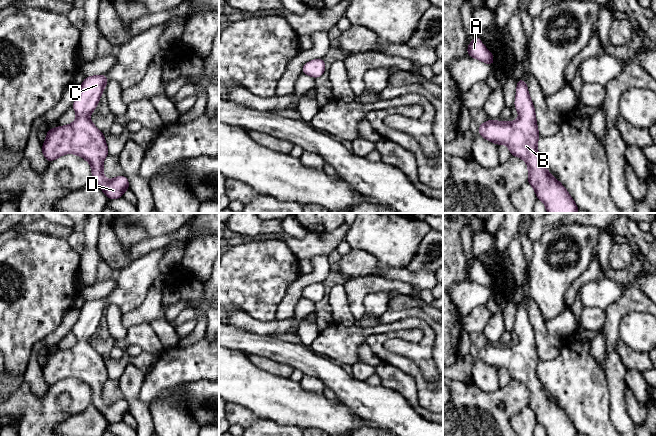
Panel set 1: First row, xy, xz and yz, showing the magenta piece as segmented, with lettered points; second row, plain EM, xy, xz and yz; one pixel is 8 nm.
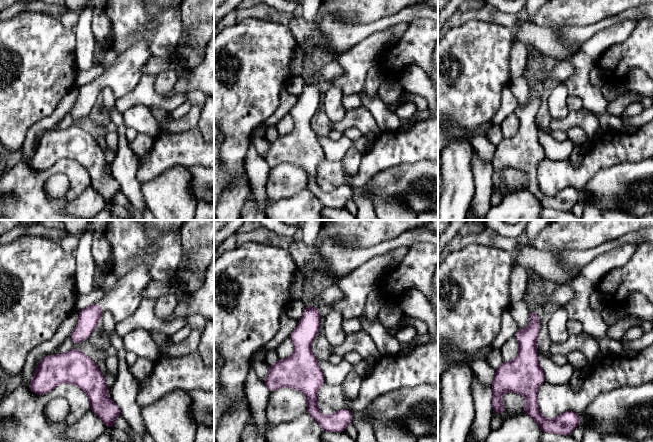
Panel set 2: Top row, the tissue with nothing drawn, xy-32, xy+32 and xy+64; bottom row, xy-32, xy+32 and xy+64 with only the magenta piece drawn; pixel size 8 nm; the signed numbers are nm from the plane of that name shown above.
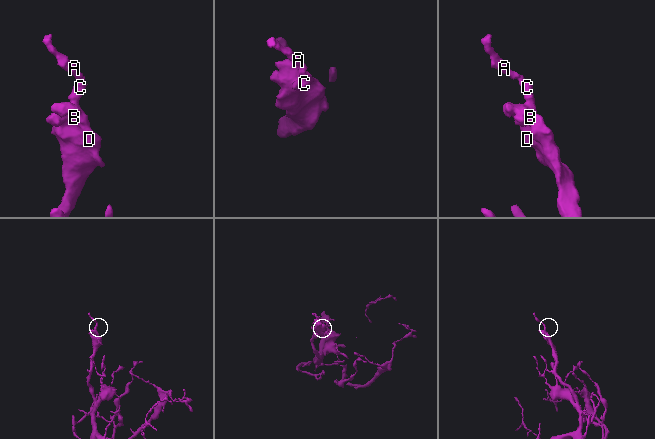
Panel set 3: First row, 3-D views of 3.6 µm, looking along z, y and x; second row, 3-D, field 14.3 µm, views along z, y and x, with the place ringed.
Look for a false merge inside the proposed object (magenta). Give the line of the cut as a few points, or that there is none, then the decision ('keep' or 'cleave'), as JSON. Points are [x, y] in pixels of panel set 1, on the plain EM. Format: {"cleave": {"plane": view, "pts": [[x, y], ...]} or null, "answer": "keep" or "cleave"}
{"cleave": null, "answer": "keep"}

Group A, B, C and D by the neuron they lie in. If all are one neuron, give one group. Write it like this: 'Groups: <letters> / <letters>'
Groups: A B C D

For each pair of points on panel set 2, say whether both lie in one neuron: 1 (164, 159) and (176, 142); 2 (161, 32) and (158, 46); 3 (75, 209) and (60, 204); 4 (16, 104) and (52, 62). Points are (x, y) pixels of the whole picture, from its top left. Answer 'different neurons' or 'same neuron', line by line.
1: same neuron
2: same neuron
3: different neurons
4: same neuron

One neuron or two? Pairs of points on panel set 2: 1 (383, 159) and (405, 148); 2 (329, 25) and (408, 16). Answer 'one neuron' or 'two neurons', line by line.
1: one neuron
2: one neuron

